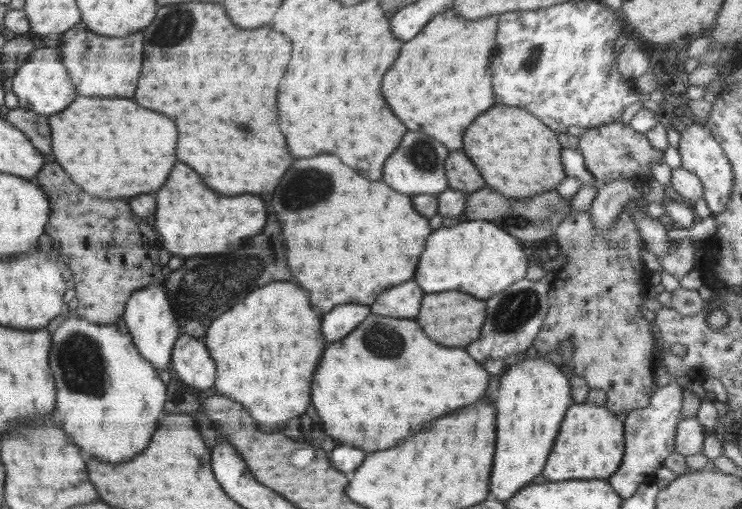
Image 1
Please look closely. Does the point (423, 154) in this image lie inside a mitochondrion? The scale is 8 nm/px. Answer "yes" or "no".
yes

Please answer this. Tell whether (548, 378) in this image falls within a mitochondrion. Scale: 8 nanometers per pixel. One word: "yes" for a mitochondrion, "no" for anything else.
no

